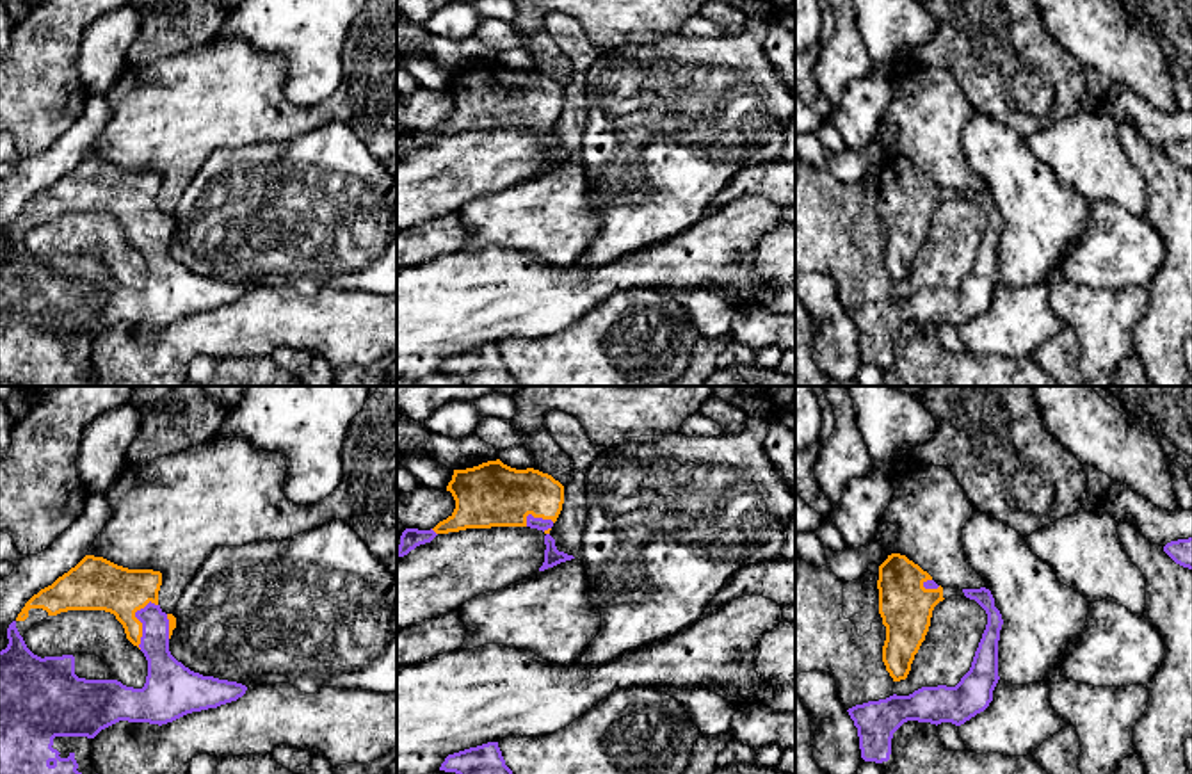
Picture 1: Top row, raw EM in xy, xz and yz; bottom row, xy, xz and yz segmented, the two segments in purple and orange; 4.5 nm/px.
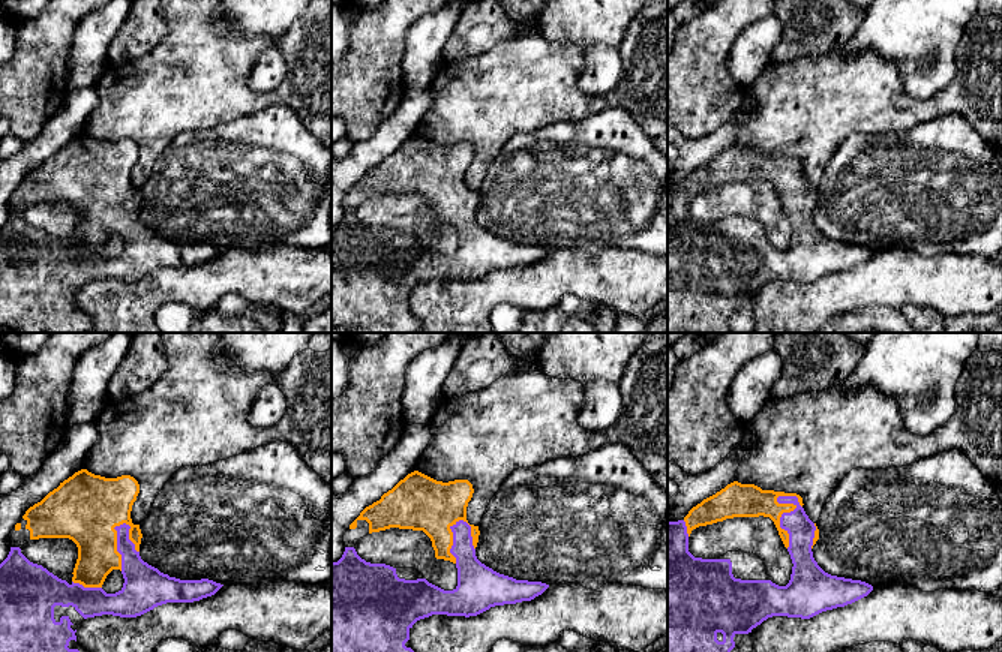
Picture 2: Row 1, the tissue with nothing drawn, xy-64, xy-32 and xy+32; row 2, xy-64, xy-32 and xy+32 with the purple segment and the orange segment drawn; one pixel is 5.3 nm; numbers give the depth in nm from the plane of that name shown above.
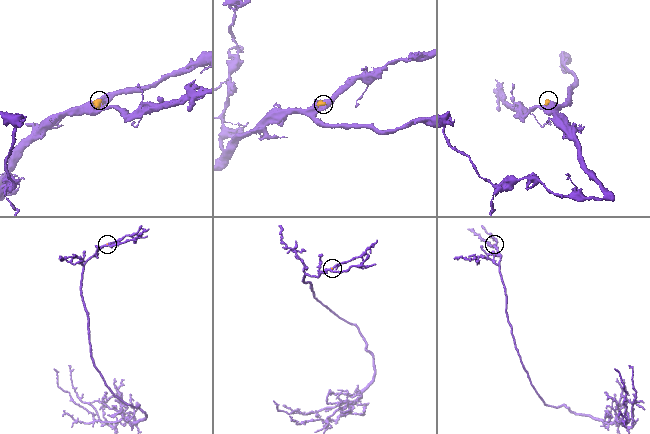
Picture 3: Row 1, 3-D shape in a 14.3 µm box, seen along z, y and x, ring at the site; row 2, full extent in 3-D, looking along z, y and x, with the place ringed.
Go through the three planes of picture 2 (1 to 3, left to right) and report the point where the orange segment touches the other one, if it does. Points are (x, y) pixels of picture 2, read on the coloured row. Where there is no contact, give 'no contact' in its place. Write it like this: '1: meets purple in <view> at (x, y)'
1: meets purple in xy-64 at (117, 544)
2: meets purple in xy-32 at (453, 540)
3: meets purple in xy+32 at (780, 519)

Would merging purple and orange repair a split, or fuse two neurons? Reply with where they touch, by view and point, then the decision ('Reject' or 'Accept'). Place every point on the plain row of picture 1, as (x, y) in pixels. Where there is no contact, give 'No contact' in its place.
Touches purple at xy (141, 223). Accept

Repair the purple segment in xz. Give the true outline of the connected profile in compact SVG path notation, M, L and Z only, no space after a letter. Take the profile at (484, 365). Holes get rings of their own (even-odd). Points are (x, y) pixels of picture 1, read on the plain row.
M498 343L448 356L439 372L459 375L466 386L519 386L505 367Z

